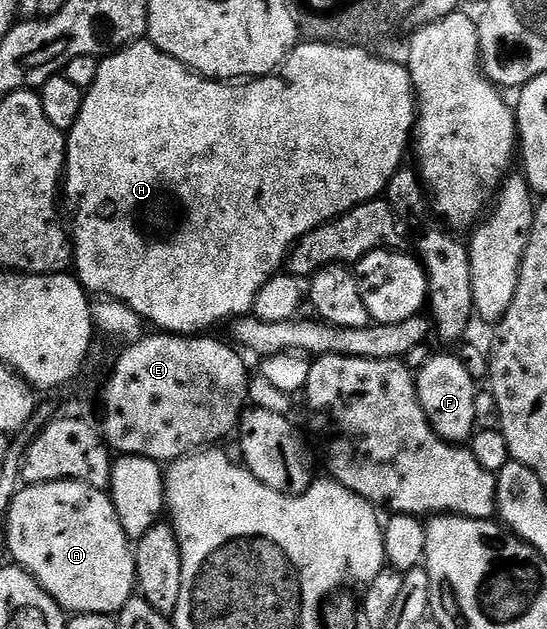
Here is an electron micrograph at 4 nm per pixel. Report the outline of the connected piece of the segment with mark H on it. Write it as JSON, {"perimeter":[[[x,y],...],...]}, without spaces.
{"perimeter":[[[136,41],[127,44],[126,47],[118,48],[106,56],[100,62],[97,69],[97,81],[93,81],[93,85],[86,88],[83,104],[81,105],[81,113],[77,113],[77,121],[71,130],[66,132],[67,137],[67,165],[65,168],[65,190],[61,195],[61,203],[71,214],[71,223],[69,219],[69,238],[73,248],[73,271],[79,280],[79,284],[83,286],[83,290],[95,297],[106,297],[108,299],[116,299],[118,303],[129,305],[129,309],[133,309],[148,324],[151,323],[152,328],[158,329],[163,333],[172,335],[185,335],[188,337],[199,337],[210,327],[215,327],[218,323],[226,324],[228,321],[234,321],[243,318],[245,315],[252,314],[255,298],[259,290],[266,285],[271,278],[280,274],[281,268],[286,264],[288,255],[291,254],[291,248],[301,238],[305,237],[305,233],[309,233],[313,229],[317,229],[323,223],[328,223],[331,219],[337,219],[340,215],[344,215],[346,211],[352,211],[357,205],[368,203],[370,199],[378,199],[386,192],[389,181],[404,166],[403,154],[408,154],[409,144],[413,139],[415,130],[415,120],[417,118],[417,100],[415,98],[415,87],[411,83],[411,74],[402,62],[386,63],[383,59],[378,59],[372,52],[365,47],[339,47],[335,43],[314,43],[312,41],[303,41],[287,54],[287,60],[283,62],[282,67],[278,71],[270,75],[260,75],[250,81],[216,81],[213,79],[205,79],[202,75],[195,74],[190,71],[184,63],[177,61],[173,57],[169,57],[161,49],[154,47],[149,41]]]}

